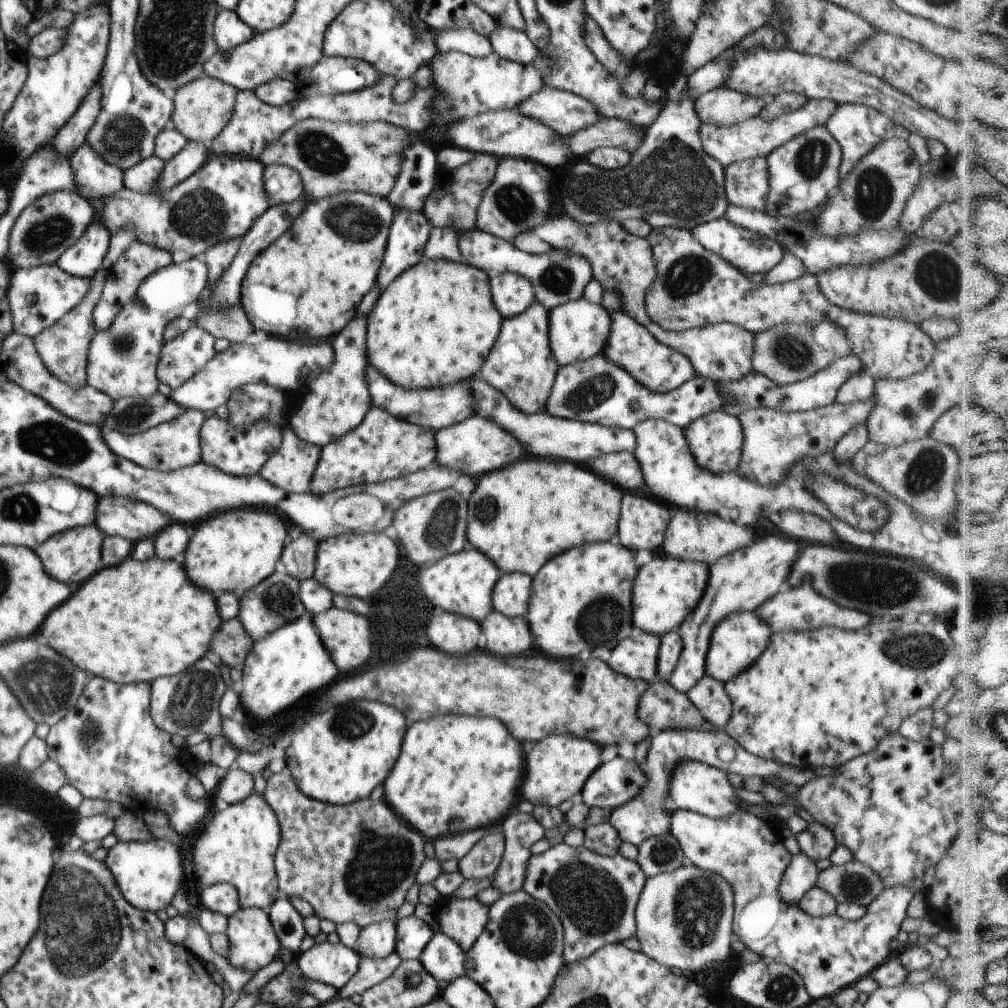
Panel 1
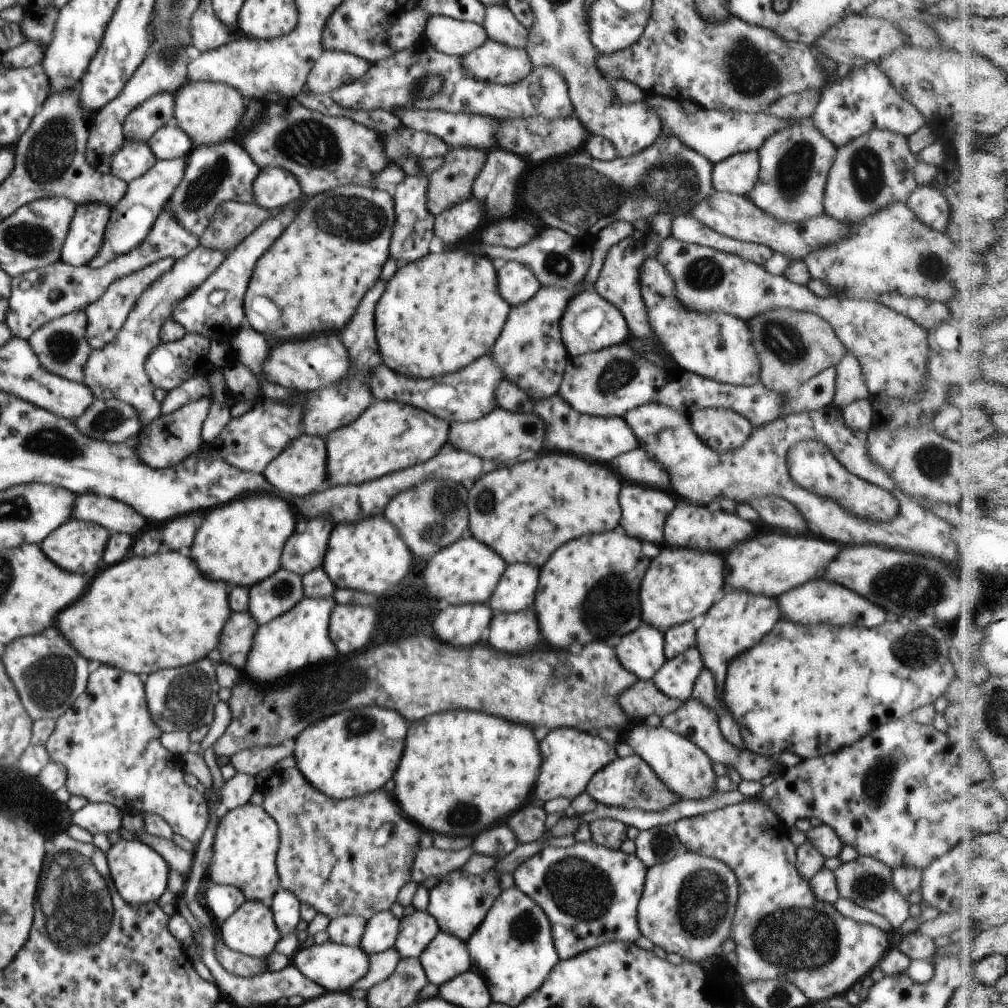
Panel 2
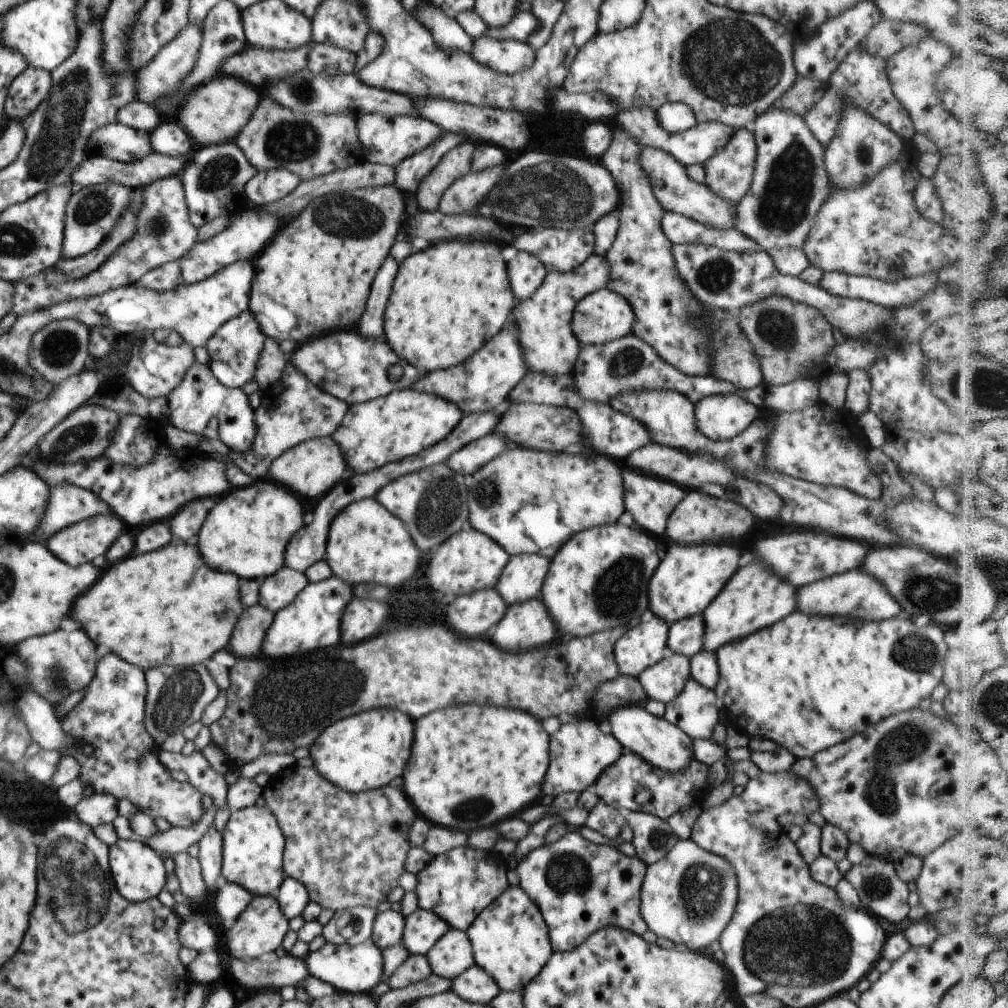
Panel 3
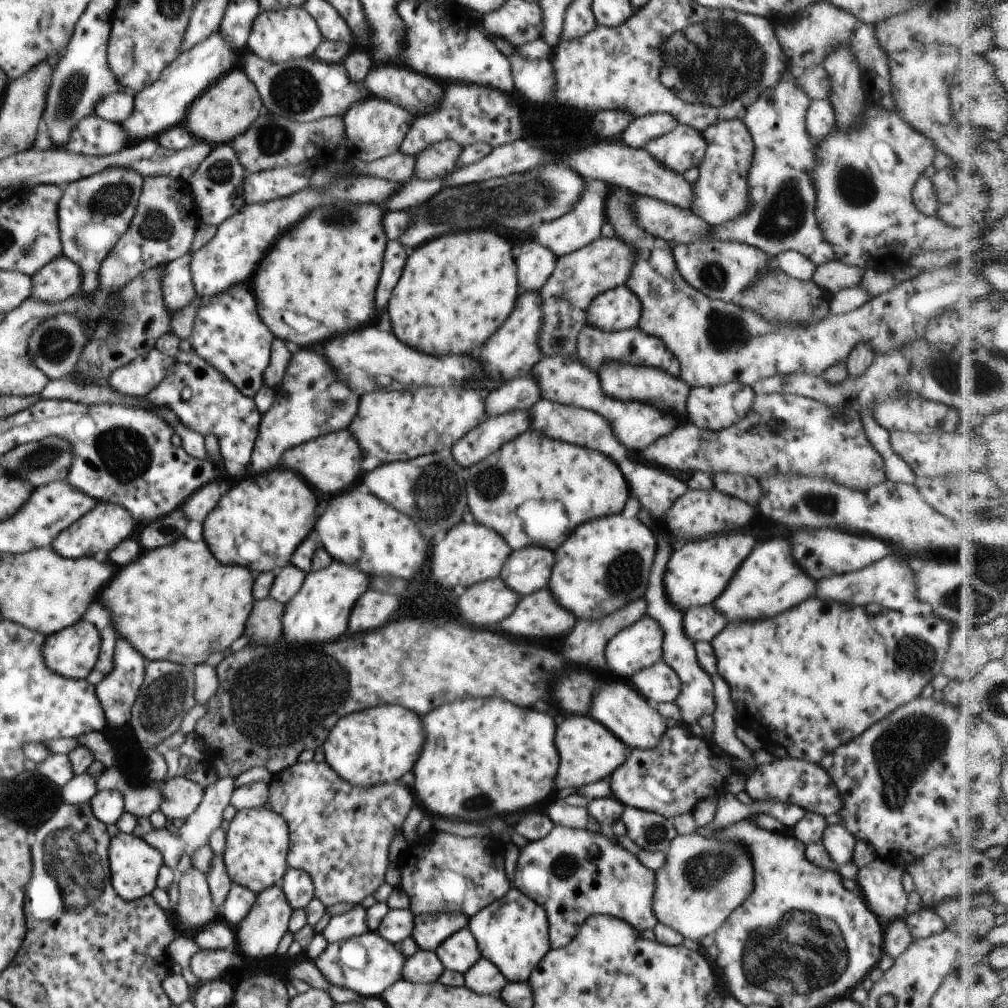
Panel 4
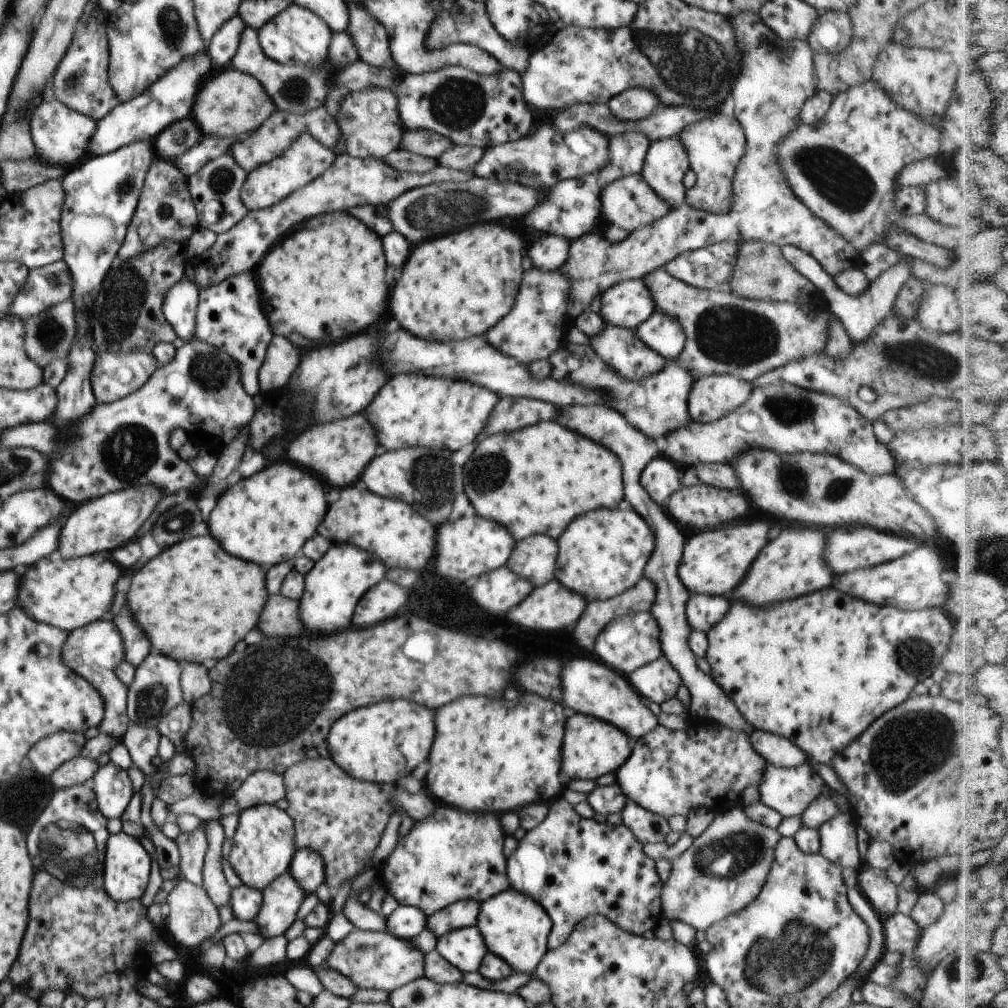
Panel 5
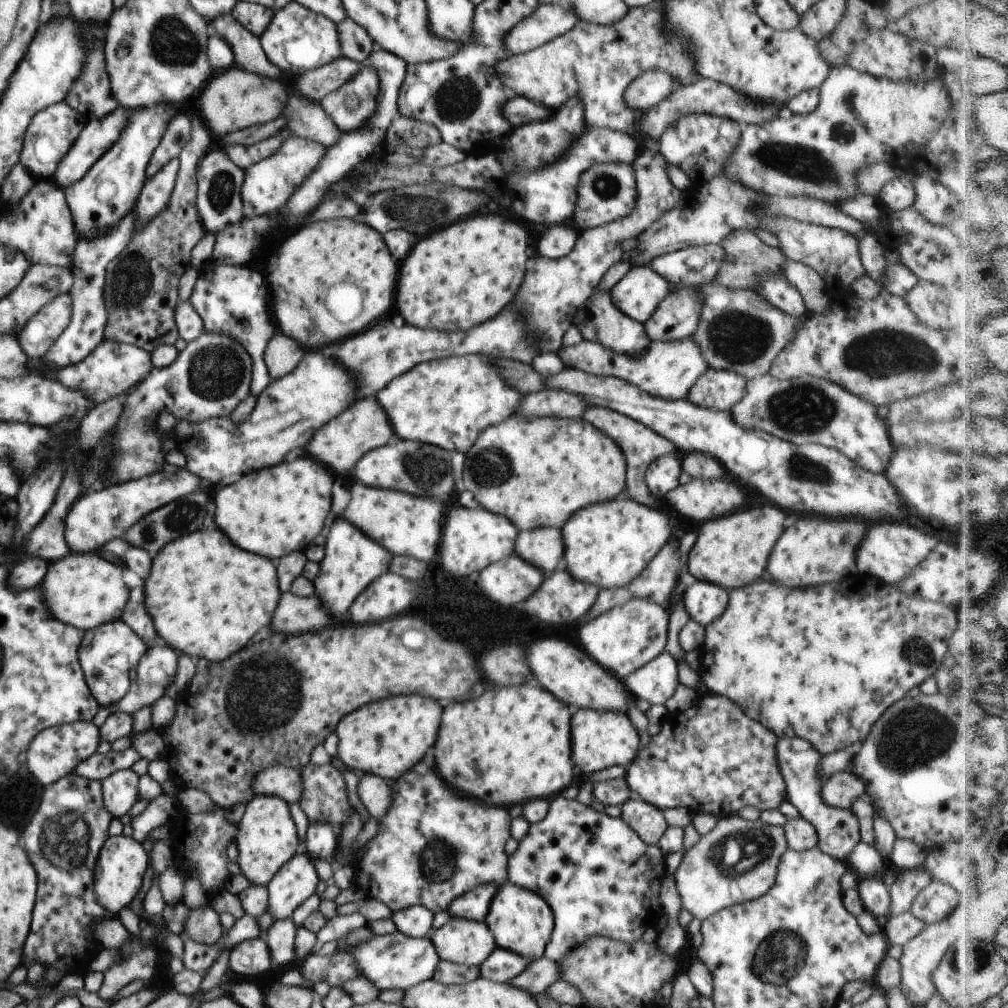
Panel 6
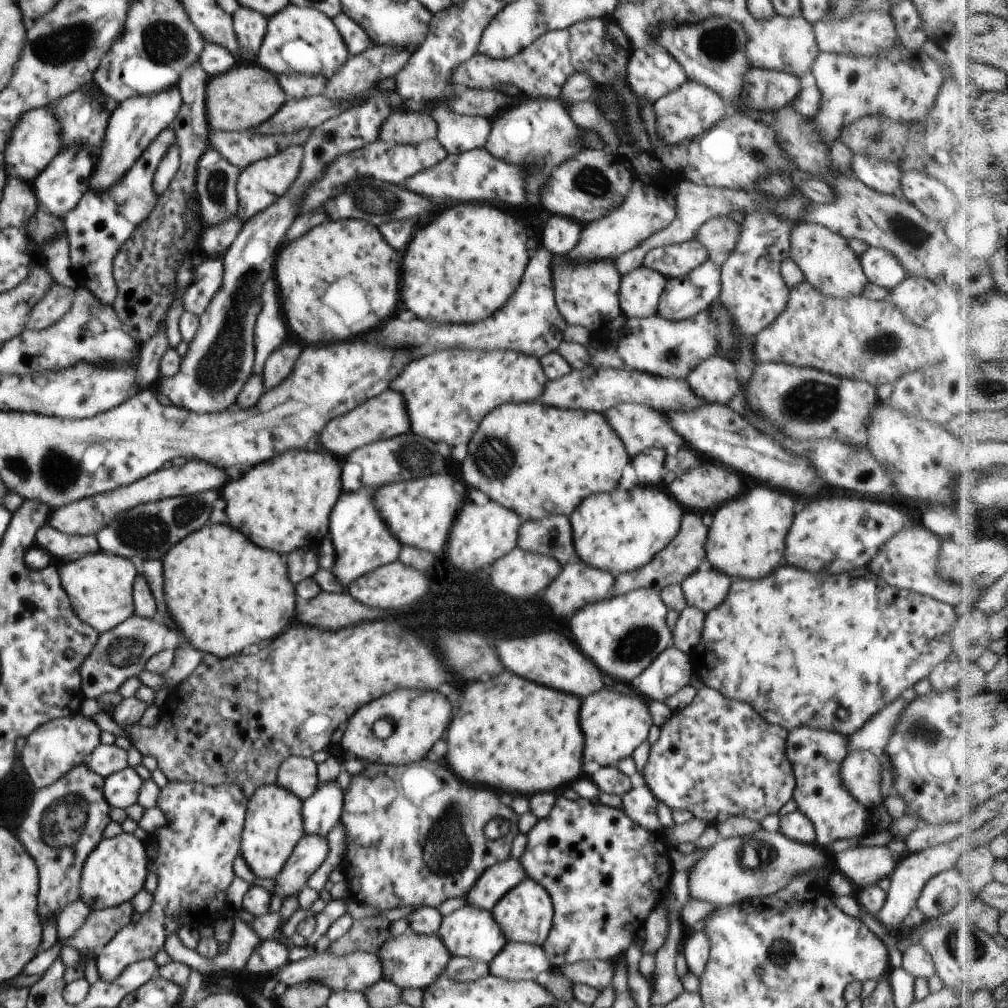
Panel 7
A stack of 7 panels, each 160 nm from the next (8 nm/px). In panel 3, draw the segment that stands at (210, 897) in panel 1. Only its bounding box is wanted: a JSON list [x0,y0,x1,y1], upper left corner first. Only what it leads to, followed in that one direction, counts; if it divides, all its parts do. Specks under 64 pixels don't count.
[214,882,253,931]

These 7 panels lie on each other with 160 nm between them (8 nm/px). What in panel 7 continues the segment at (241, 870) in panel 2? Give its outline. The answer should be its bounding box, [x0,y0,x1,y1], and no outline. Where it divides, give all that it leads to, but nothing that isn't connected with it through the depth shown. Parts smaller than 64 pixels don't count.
[241,785,304,879]

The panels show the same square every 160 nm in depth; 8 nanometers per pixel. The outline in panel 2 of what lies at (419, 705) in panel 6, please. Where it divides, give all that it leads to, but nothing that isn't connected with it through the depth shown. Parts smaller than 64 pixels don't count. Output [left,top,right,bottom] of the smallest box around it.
[295,706,408,800]

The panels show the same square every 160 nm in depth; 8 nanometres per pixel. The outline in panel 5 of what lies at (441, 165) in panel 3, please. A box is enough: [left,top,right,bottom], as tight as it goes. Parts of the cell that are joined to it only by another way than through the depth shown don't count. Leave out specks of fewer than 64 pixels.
[399,128,453,160]

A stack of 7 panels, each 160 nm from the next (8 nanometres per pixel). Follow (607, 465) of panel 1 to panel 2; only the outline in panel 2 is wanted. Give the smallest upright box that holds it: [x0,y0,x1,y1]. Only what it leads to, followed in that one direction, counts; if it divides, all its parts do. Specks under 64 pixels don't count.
[612,448,670,490]

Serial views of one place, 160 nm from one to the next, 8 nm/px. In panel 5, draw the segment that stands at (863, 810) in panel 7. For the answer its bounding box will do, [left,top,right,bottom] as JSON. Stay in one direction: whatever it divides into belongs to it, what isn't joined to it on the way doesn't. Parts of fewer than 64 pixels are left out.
[749,729,862,869]

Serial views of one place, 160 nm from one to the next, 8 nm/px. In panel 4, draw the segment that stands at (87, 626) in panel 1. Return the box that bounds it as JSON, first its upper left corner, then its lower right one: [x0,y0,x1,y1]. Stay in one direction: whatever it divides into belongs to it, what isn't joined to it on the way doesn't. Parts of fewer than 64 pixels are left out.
[98,538,255,668]

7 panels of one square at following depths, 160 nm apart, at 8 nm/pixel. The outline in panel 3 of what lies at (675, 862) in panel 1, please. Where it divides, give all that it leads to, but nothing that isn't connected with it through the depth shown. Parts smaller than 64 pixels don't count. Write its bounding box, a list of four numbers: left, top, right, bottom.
[626,812,679,866]

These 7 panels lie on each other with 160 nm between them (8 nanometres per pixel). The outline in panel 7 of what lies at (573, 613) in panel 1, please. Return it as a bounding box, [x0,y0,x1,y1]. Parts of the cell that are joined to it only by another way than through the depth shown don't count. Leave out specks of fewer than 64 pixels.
[570,486,685,577]

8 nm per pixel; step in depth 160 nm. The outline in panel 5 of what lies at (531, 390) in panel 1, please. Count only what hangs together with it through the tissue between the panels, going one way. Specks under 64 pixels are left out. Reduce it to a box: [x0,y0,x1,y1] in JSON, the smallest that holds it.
[560,12,859,328]

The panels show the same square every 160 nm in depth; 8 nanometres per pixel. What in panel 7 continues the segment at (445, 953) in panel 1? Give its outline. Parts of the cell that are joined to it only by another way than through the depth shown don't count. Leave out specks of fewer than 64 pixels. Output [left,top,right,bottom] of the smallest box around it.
[436,905,508,963]

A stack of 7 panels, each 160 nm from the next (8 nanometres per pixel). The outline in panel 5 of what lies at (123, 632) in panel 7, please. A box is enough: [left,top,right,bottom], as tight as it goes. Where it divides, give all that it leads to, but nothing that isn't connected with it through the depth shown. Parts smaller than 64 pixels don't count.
[63,618,129,744]

